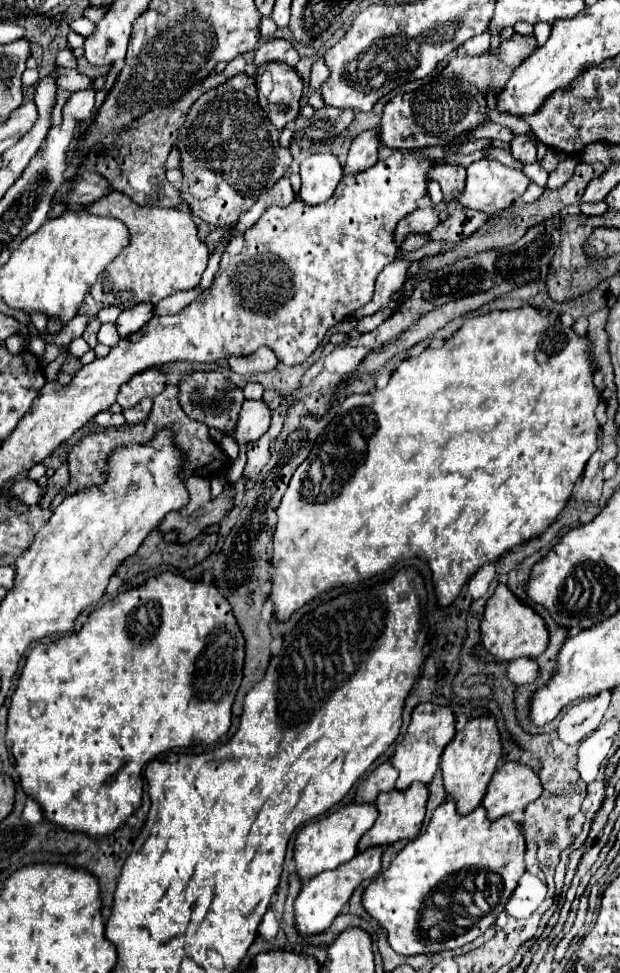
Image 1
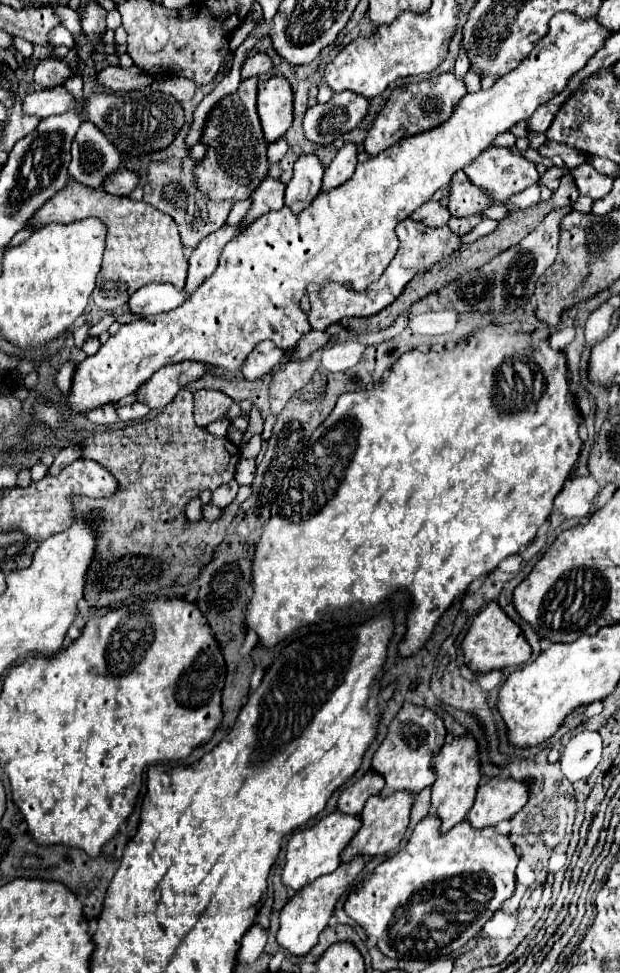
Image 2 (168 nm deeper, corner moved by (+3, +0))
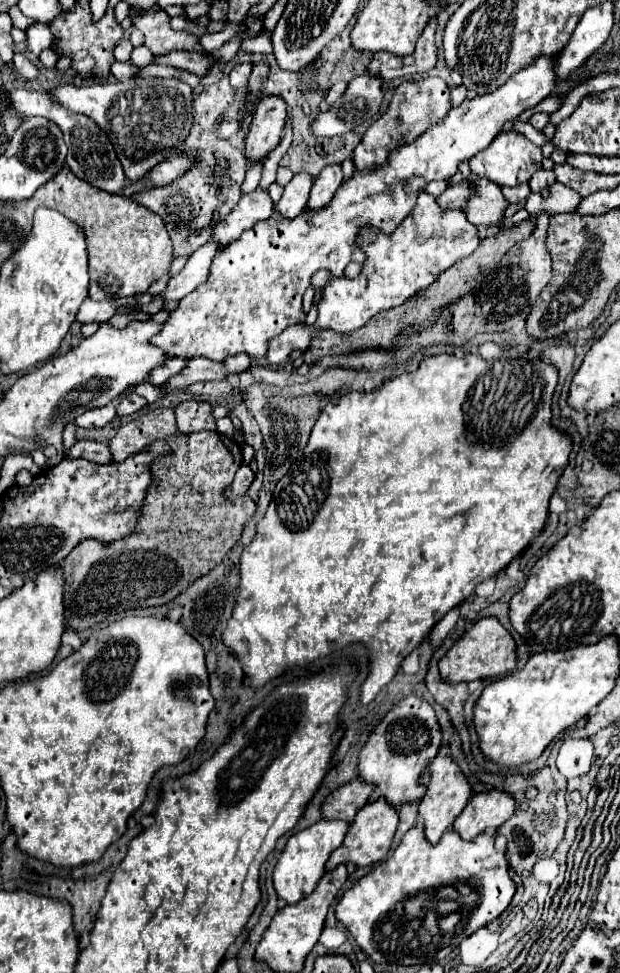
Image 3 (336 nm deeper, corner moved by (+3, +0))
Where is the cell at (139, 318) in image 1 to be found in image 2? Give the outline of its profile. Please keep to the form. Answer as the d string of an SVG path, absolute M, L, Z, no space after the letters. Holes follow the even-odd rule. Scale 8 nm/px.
M147 285L139 289L131 299L129 299L129 309L131 313L139 315L141 319L151 317L155 313L167 313L181 305L187 299L183 289L175 289L173 285Z

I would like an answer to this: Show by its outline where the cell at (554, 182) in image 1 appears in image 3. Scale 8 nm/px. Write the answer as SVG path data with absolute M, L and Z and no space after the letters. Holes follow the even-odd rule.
M539 169L531 179L529 179L529 187L533 193L539 193L543 189L547 189L549 185L555 183L555 175L553 171L545 171L545 169Z

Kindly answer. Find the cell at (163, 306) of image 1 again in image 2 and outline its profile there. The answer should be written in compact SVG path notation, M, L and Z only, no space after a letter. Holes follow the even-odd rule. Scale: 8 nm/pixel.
M239 225L233 227L221 227L219 231L211 233L209 237L205 237L199 247L193 251L193 255L189 257L189 275L187 275L187 283L185 283L185 291L189 295L193 295L197 291L199 285L203 285L203 281L215 271L217 267L217 259L223 251L223 247L241 233Z

